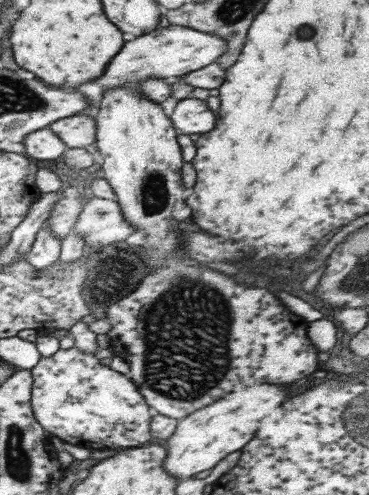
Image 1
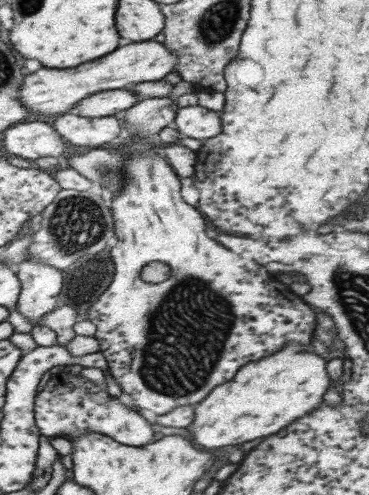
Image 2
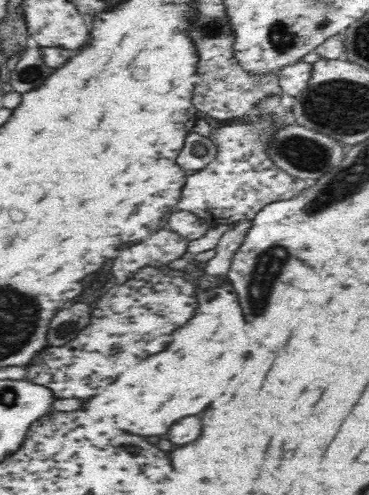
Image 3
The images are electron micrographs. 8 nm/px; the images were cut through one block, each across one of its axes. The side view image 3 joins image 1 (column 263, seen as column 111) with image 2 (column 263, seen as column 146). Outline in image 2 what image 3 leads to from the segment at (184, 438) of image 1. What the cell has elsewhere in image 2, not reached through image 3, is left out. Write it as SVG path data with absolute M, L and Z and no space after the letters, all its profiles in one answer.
M287 344L287 348L281 348L273 356L243 364L229 382L215 386L205 400L195 404L193 422L187 430L197 448L215 450L217 454L221 452L221 446L269 436L285 428L293 418L311 412L317 404L321 404L327 384L329 378L325 372L325 360L313 352L299 352Z

